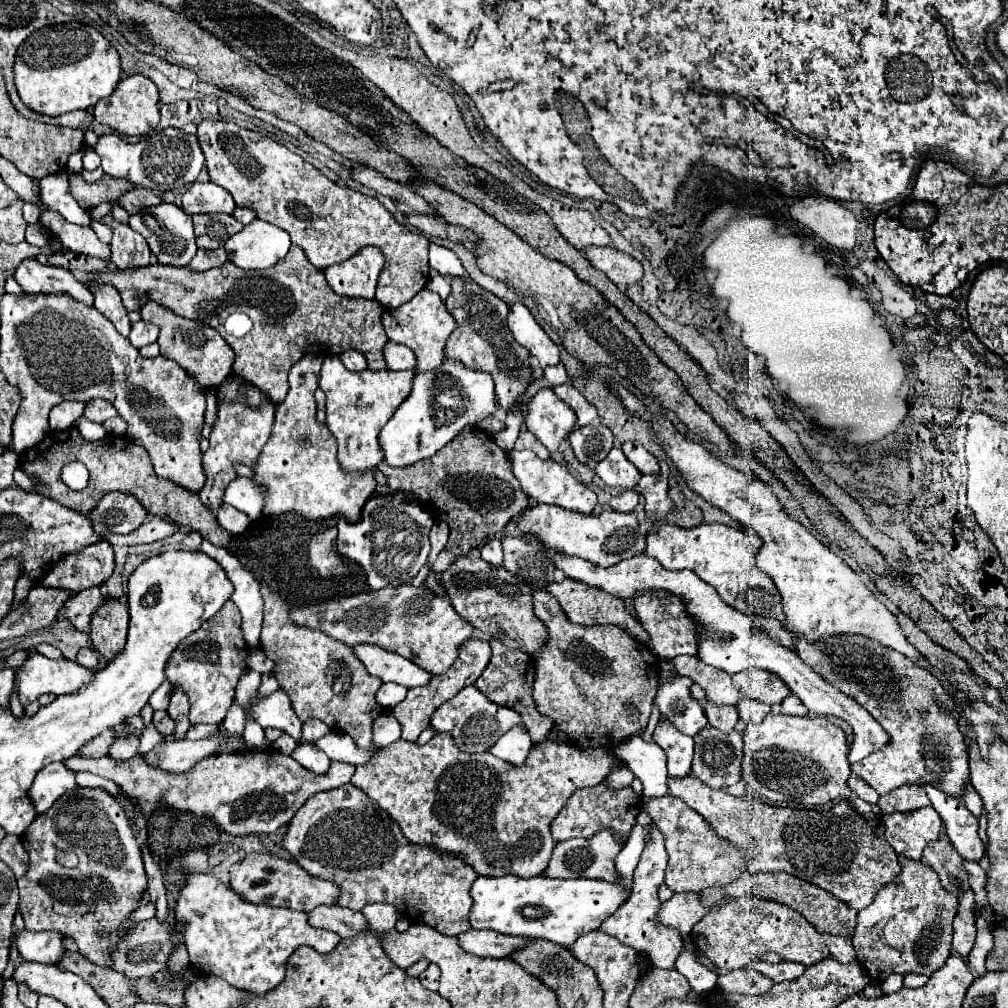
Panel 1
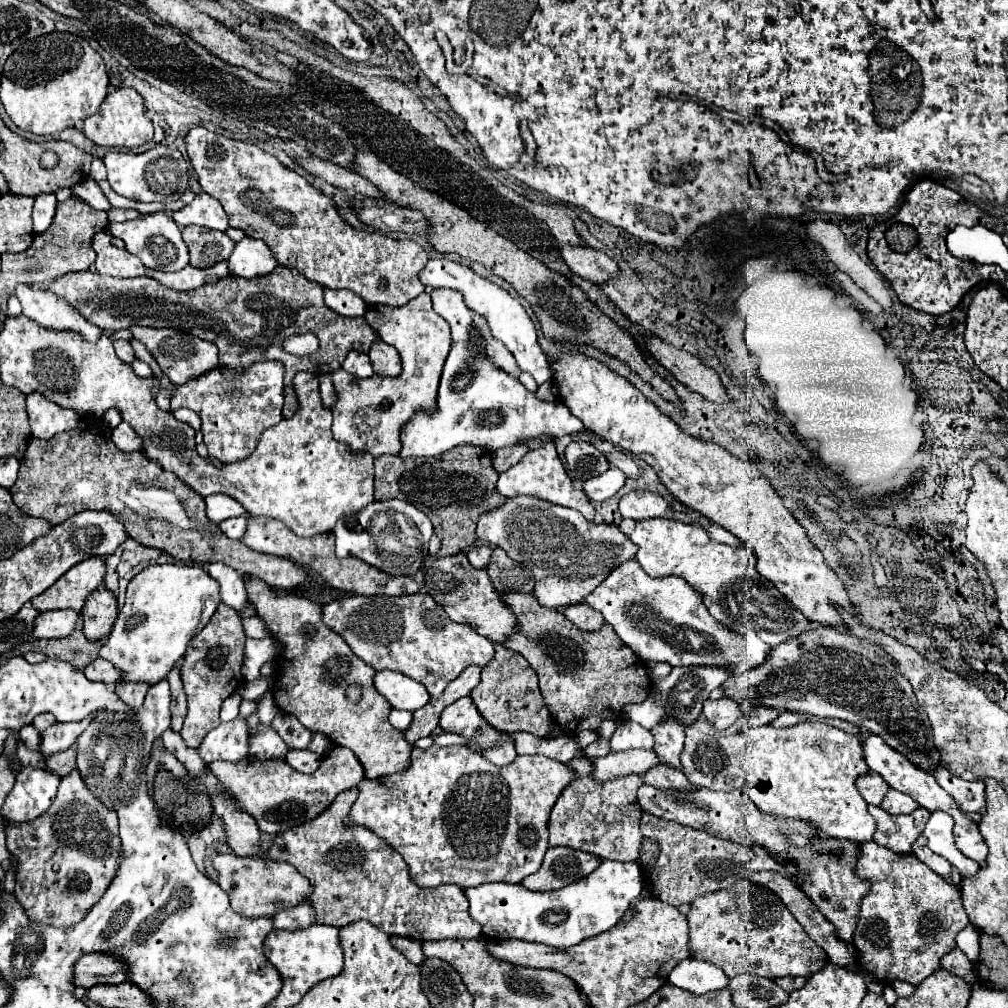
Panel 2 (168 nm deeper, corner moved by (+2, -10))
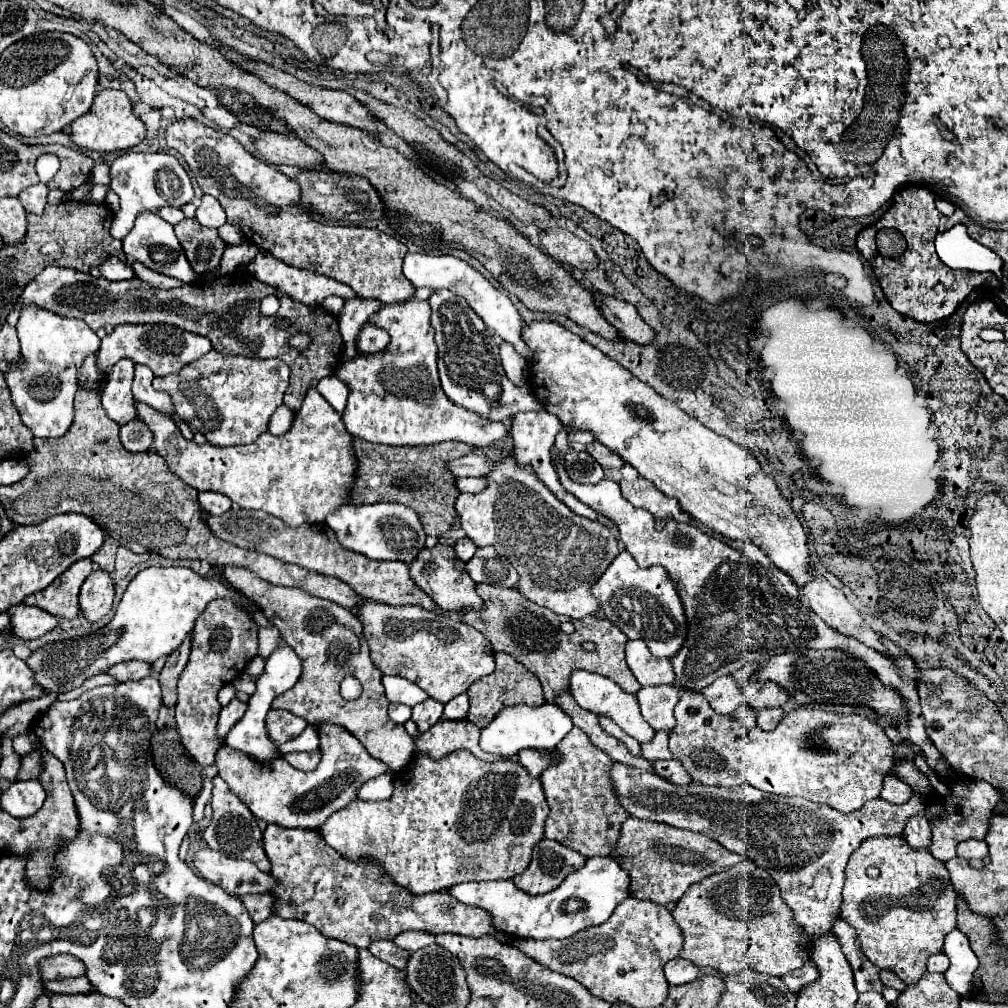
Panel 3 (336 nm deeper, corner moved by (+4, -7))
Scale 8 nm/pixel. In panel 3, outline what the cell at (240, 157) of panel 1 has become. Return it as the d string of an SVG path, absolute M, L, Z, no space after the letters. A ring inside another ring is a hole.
M186 118L186 120L176 120L166 128L166 144L168 144L168 148L182 154L182 158L190 166L192 174L196 176L196 182L202 188L202 192L218 198L220 206L228 214L228 222L242 230L246 242L260 246L260 250L270 252L274 258L288 262L290 266L316 270L318 274L324 274L342 284L348 284L356 292L358 298L376 298L384 304L394 304L394 302L414 298L416 288L410 286L410 282L402 274L402 258L406 254L406 246L402 242L398 242L396 238L392 238L380 230L370 230L364 226L318 224L316 220L310 218L310 214L306 210L300 210L296 206L296 202L300 198L298 184L292 178L278 172L276 168L258 160L254 154L246 152L242 148L242 144L236 142L232 136L228 136L220 130L214 130L198 120Z

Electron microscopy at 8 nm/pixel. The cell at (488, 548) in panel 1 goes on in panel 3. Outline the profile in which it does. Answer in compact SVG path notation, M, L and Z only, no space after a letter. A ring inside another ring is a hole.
M460 538L454 544L454 554L456 558L460 558L462 562L468 562L468 558L472 558L472 554L476 552L476 544L470 538Z

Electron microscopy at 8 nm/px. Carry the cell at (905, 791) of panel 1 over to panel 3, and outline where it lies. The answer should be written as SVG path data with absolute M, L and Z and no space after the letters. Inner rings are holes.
M888 774L882 782L880 796L892 804L904 804L912 796L912 788L908 788L908 784L902 782L896 774Z

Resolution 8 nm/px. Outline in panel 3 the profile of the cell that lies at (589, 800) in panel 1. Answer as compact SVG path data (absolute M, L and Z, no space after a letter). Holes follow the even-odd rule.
M572 728L556 748L562 752L562 760L548 766L540 774L550 806L544 836L580 852L586 858L608 856L616 844L616 838L620 836L622 822L628 818L628 812L622 810L620 802L616 802L616 796L612 794L608 778L612 758L592 746L580 728Z

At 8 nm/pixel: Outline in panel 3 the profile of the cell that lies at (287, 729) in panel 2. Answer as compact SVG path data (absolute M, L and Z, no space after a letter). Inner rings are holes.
M274 708L268 712L266 724L268 724L268 736L276 746L296 738L308 726L308 722L304 718L292 714L288 710L274 710Z

